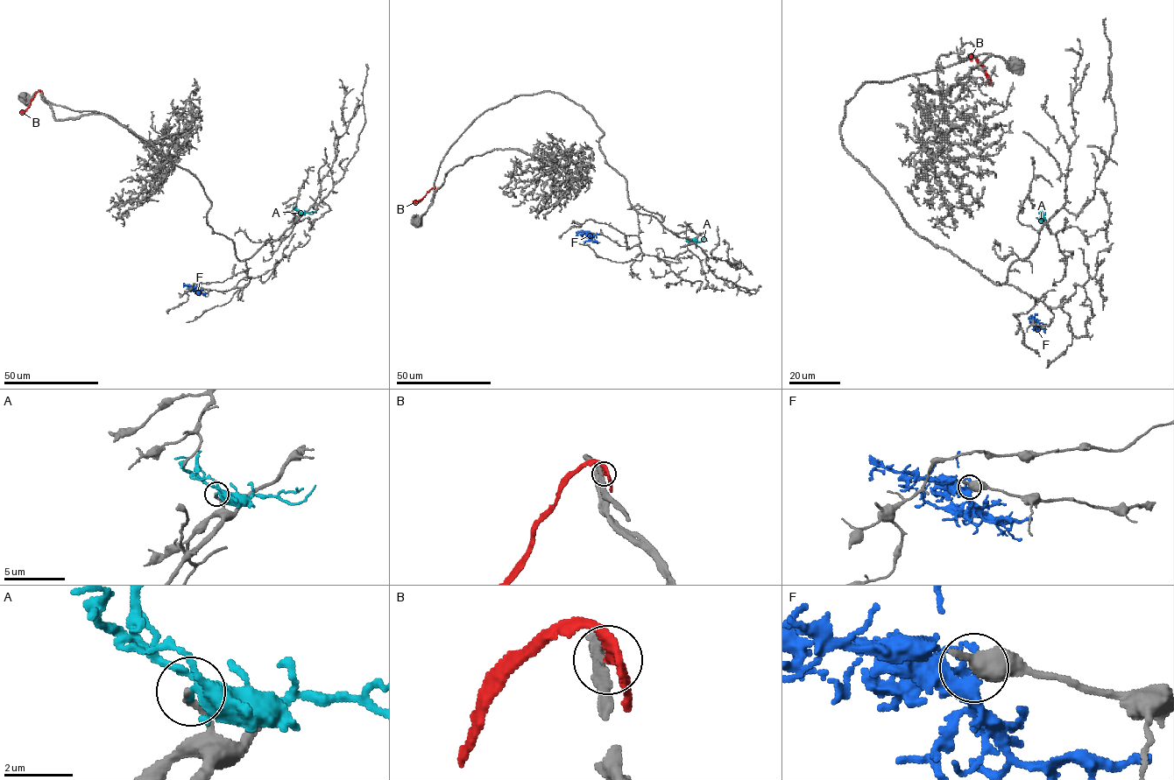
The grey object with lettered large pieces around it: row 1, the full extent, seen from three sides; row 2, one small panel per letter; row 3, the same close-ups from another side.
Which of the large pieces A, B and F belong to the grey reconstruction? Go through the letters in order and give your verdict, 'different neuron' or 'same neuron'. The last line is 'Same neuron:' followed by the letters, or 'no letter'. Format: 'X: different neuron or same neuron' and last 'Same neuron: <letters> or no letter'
A: different neuron
B: different neuron
F: different neuron
Same neuron: no letter

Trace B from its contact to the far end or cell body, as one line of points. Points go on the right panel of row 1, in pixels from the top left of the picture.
B: (972, 56), (983, 67), (989, 83)

